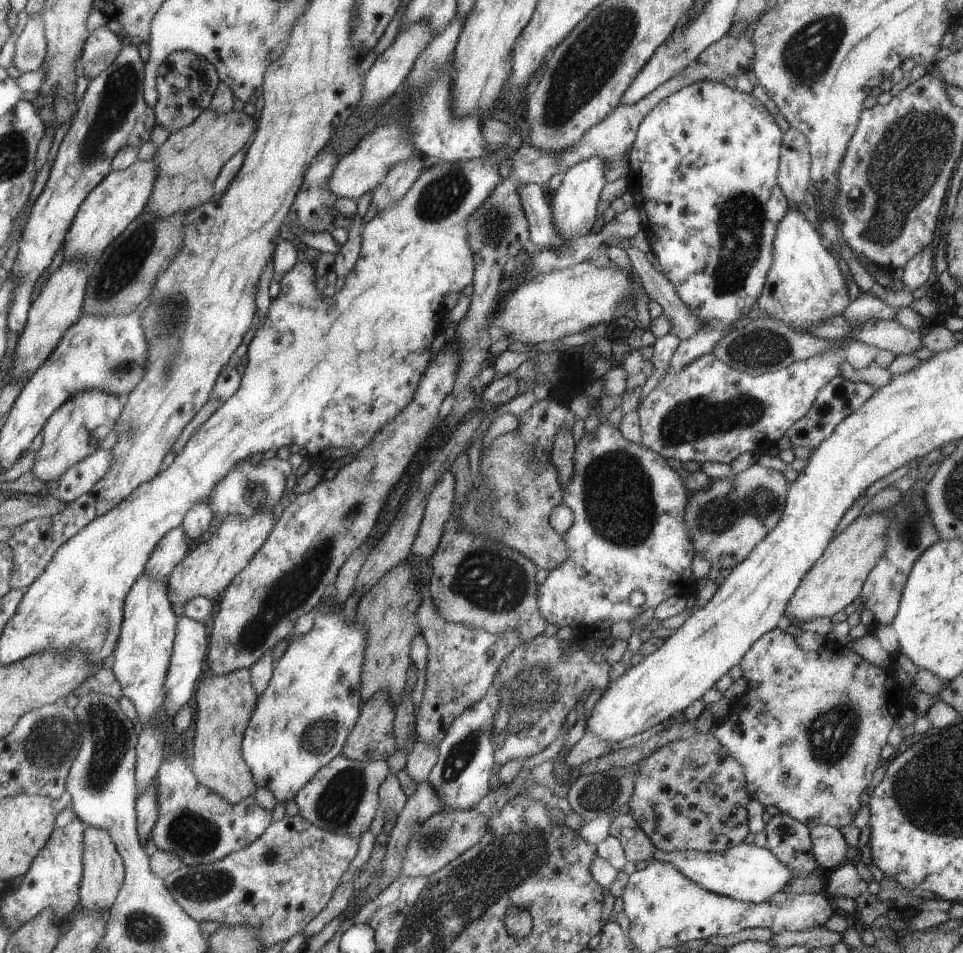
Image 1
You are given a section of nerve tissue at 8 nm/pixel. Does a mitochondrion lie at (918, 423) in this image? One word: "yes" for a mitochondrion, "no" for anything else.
no

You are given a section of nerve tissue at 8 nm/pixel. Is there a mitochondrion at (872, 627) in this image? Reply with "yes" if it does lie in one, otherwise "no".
no

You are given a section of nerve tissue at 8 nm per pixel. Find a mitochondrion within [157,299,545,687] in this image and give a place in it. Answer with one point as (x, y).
(291, 592)

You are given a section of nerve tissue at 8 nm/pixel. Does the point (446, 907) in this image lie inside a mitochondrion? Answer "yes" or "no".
yes

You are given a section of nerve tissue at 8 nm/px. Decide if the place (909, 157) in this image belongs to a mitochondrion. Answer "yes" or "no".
yes

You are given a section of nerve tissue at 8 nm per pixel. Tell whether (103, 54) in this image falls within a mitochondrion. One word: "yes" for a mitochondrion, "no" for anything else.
yes

